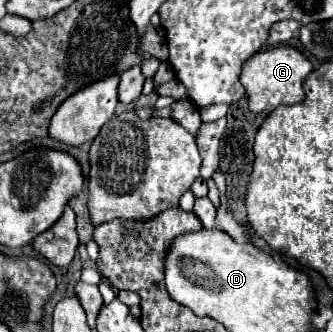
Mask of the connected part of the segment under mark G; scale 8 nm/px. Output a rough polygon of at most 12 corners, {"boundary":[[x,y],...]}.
{"boundary":[[266,47],[244,61],[248,109],[304,99],[310,61],[294,47]]}

